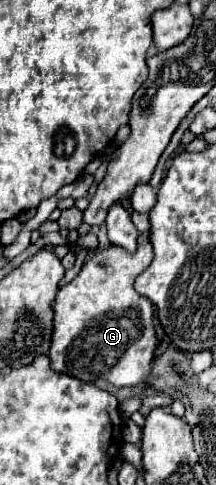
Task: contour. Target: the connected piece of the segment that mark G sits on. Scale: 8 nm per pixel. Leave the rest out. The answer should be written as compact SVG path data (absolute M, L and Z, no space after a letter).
M144 232L138 236L136 254L128 254L118 246L98 252L84 264L70 284L58 290L50 346L50 362L54 370L84 382L104 378L116 386L134 386L148 378L158 346L154 306L146 296L134 290L134 280L150 262L152 244Z

